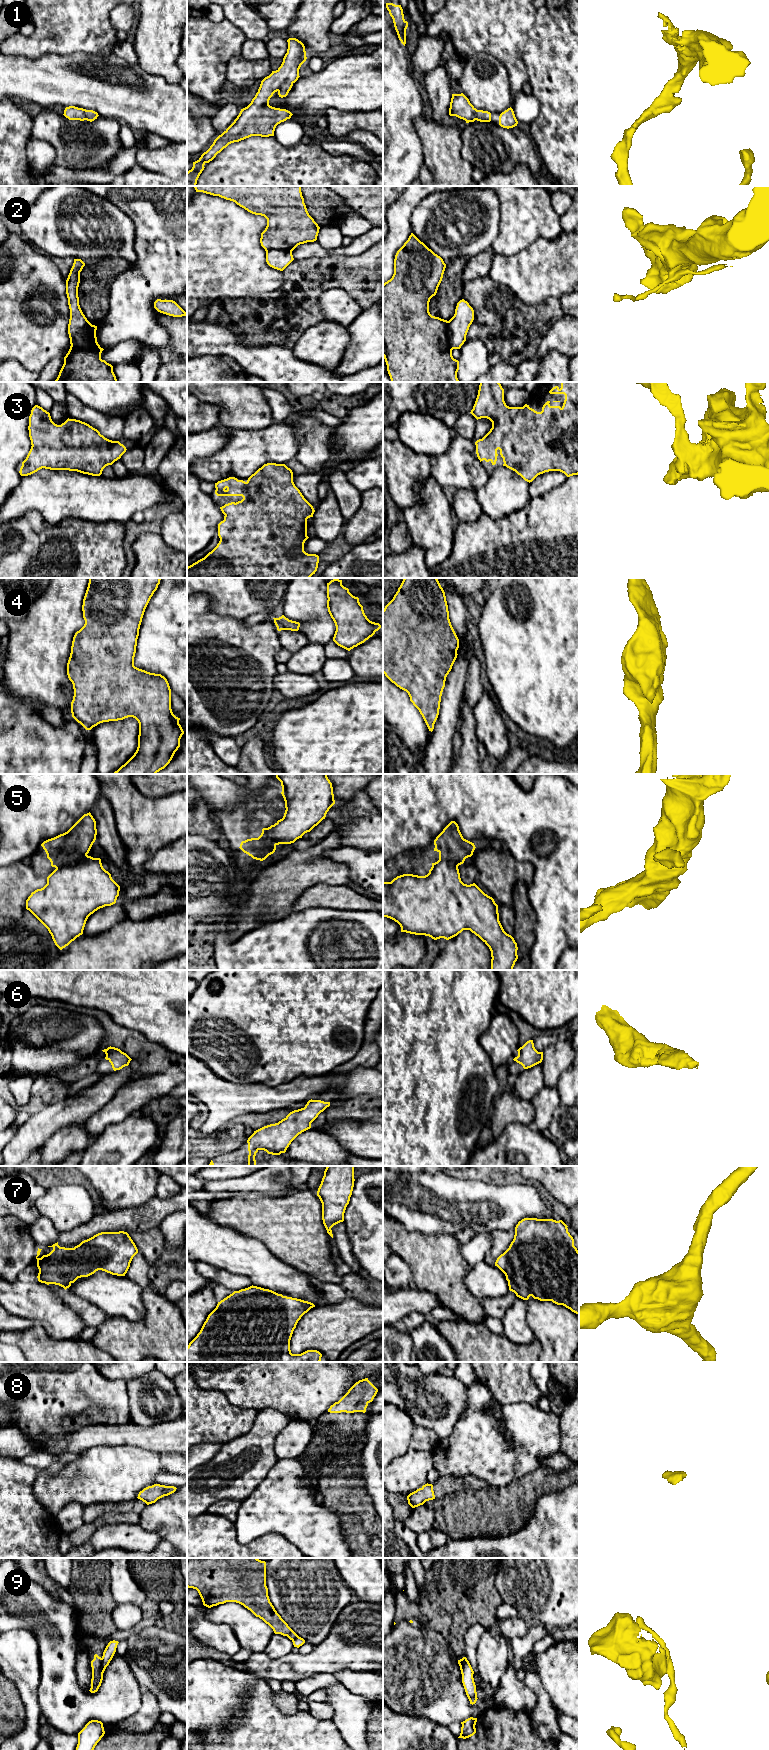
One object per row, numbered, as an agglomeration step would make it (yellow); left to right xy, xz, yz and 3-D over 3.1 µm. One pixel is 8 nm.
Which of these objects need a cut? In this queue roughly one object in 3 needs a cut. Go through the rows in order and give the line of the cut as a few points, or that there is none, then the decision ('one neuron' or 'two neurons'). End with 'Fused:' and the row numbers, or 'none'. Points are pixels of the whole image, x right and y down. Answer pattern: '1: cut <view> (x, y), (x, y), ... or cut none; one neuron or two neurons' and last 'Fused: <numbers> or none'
1: cut none; one neuron
2: cut yz (447, 321), (447, 342), (452, 349); two neurons
3: cut none; one neuron
4: cut none; one neuron
5: cut xy (86, 854), (56, 868); two neurons
6: cut none; one neuron
7: cut none; one neuron
8: cut none; one neuron
9: cut xy (102, 1658), (100, 1676), (91, 1686); two neurons
Fused: 2, 5, 9

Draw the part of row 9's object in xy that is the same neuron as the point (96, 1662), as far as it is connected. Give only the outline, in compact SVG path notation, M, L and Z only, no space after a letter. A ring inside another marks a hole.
M95 1654L94 1659L91 1661L91 1667L92 1667L91 1686L96 1684L97 1680L101 1675L100 1673L101 1662L102 1662L102 1658L99 1657L97 1654Z

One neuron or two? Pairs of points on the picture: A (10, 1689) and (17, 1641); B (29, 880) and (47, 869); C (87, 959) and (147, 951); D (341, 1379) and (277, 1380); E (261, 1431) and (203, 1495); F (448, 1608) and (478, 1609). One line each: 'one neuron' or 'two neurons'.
A: two neurons
B: two neurons
C: one neuron
D: one neuron
E: one neuron
F: one neuron

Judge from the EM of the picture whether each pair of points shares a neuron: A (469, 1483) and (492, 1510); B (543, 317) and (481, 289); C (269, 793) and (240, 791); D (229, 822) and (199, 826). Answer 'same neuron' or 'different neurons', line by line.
A: different neurons
B: same neuron
C: different neurons
D: different neurons

